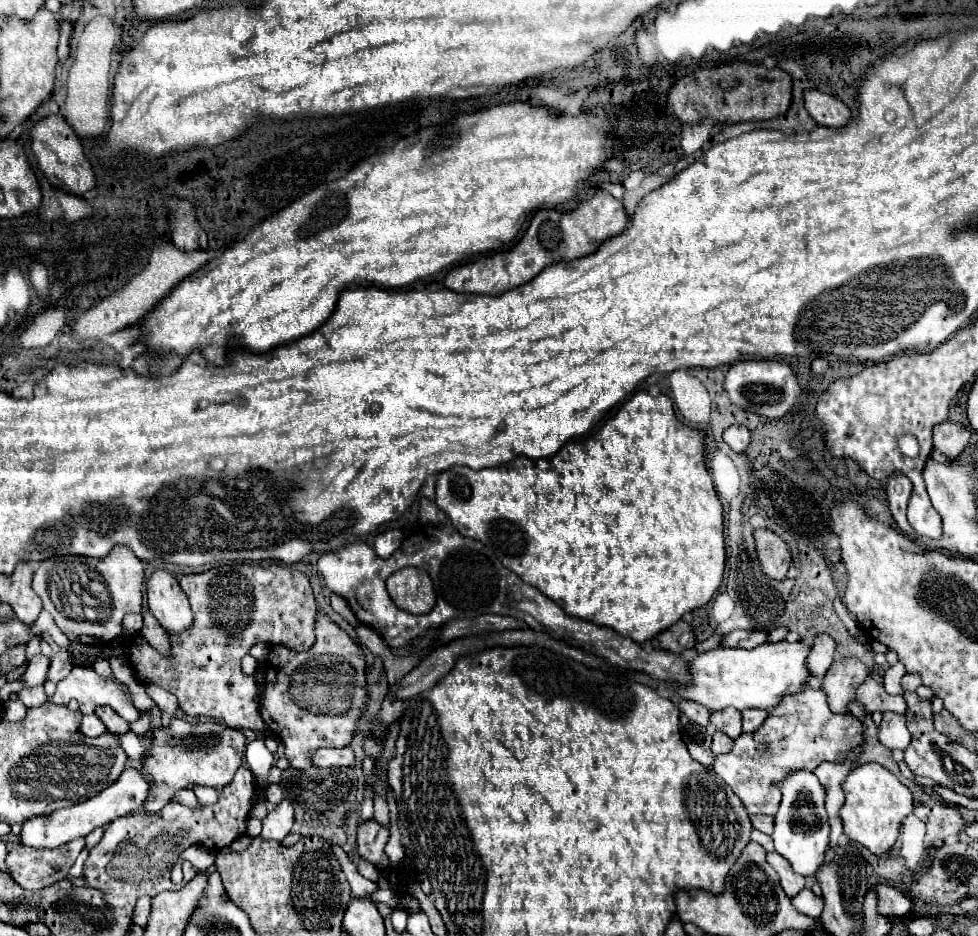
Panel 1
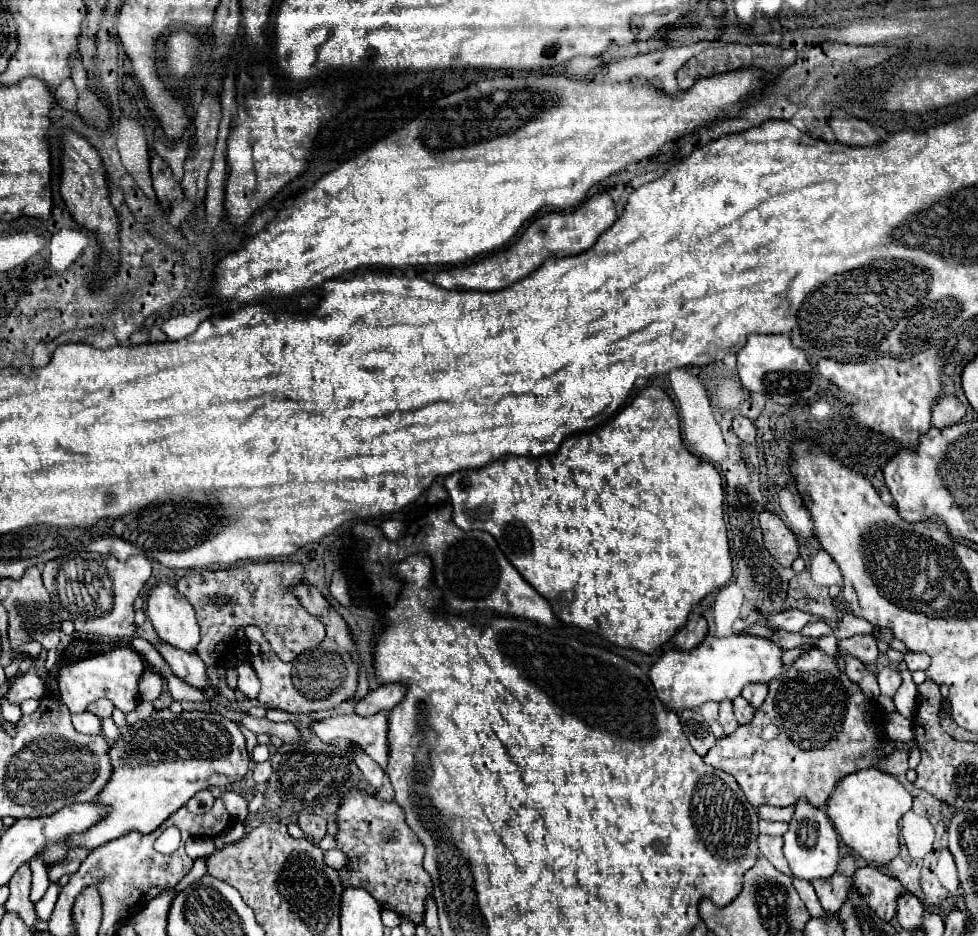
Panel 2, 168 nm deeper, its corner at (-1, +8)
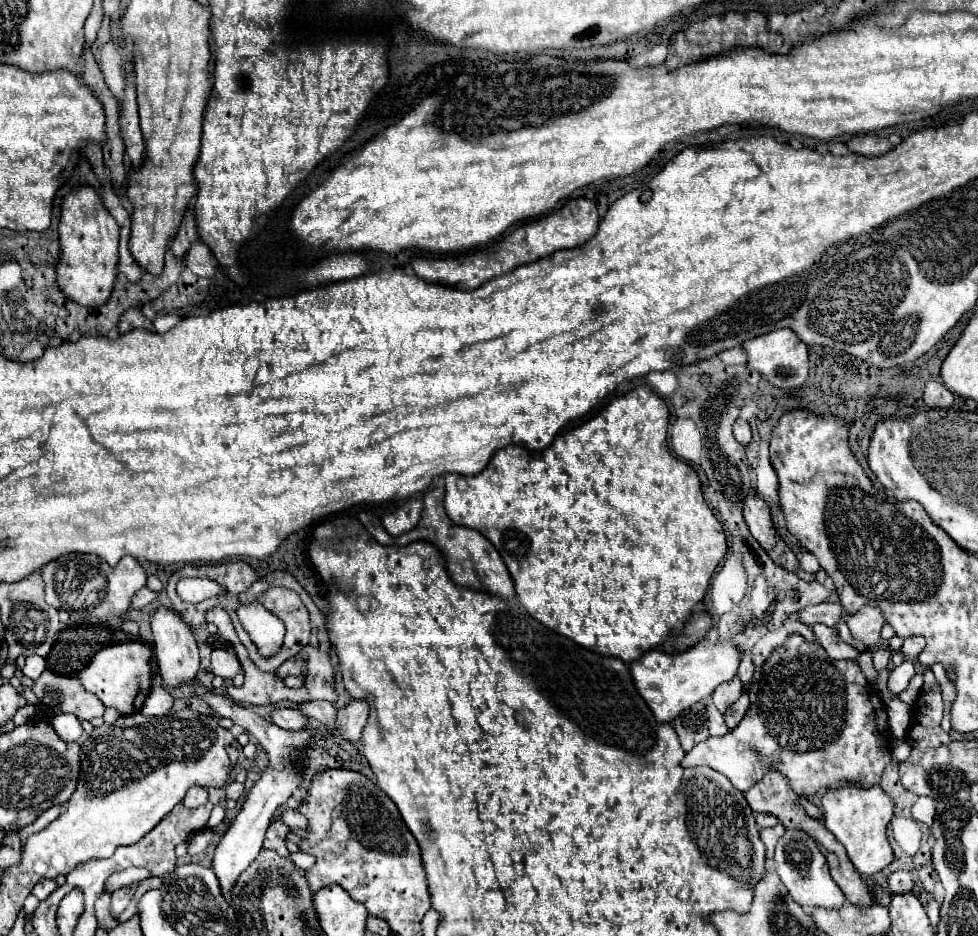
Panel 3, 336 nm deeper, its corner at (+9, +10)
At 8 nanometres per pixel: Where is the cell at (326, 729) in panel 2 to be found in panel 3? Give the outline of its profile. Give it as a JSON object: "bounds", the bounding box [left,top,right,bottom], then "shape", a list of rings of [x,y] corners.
{"bounds":[271,708,309,730],"shape":[[[281,708],[271,714],[271,722],[277,724],[283,730],[305,730],[309,728],[309,716],[293,710],[293,708]]]}

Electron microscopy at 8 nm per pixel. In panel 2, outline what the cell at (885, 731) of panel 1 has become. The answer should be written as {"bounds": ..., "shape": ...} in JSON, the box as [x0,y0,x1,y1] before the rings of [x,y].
{"bounds":[877,666,901,696],"shape":[[[885,666],[879,674],[877,674],[877,682],[881,688],[881,694],[885,696],[895,696],[897,688],[901,686],[901,674],[889,666]]]}

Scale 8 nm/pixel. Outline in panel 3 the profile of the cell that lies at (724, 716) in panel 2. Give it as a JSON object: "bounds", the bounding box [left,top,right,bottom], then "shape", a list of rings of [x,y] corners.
{"bounds":[713,676,743,714],"shape":[[[735,676],[731,682],[727,682],[727,686],[719,686],[719,690],[715,690],[713,694],[713,704],[717,706],[717,710],[721,714],[725,714],[725,710],[743,694],[743,686],[739,686],[739,678]]]}

